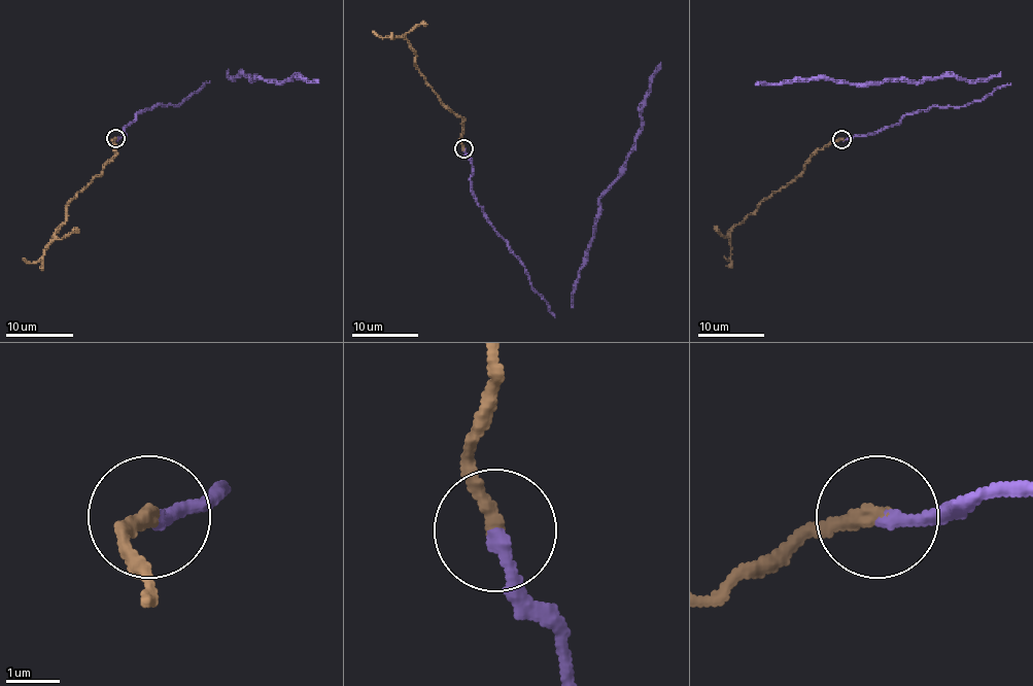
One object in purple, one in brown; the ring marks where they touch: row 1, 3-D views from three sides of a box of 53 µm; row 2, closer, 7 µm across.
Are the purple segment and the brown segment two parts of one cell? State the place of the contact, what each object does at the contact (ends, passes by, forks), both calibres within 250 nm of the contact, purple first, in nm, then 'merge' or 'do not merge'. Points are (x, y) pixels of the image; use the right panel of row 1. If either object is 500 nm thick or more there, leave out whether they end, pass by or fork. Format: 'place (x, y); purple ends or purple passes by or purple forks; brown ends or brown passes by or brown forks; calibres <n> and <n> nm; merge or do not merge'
place (841, 139); purple ends; brown ends; calibres 260 and 300 nm; merge

